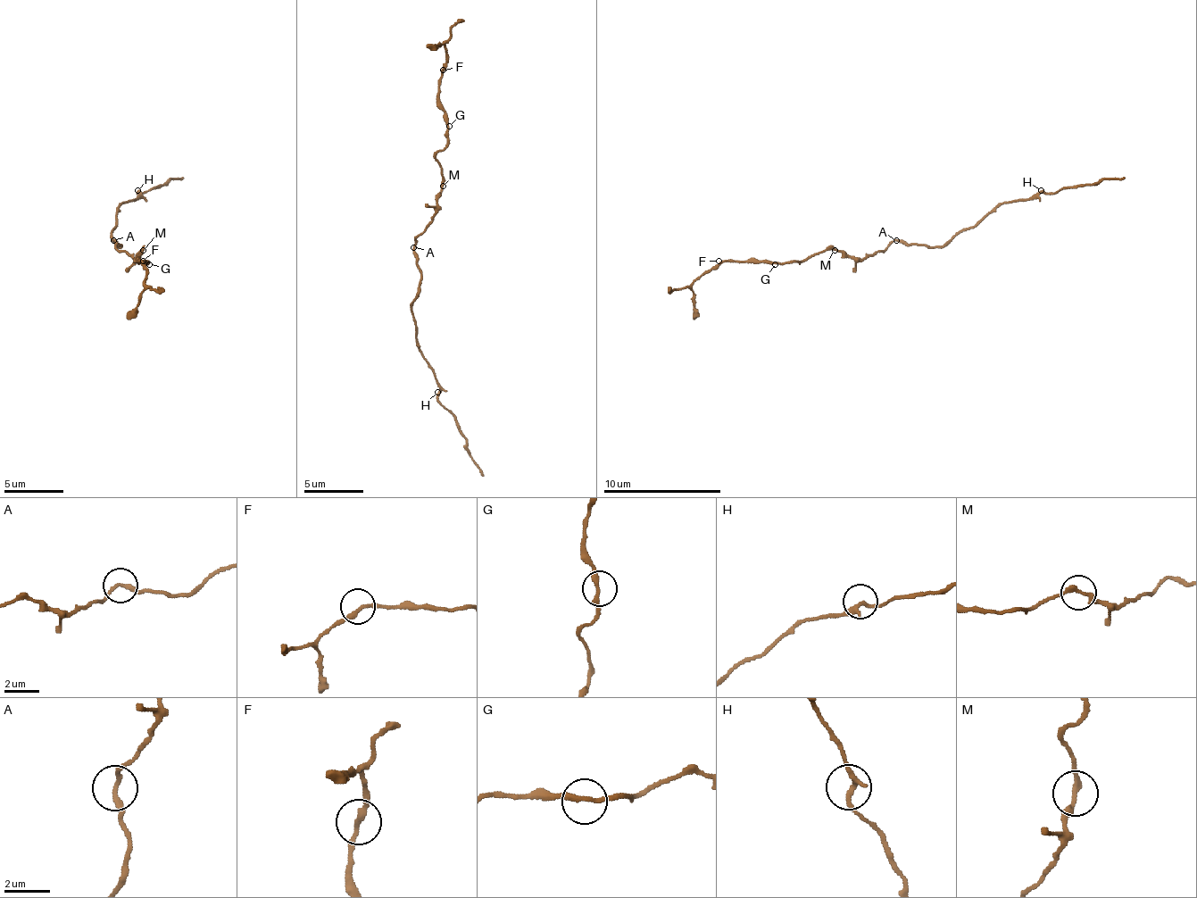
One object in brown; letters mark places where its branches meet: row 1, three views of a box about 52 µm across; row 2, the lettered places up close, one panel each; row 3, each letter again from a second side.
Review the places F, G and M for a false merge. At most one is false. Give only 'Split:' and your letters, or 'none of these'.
Split: none of these

